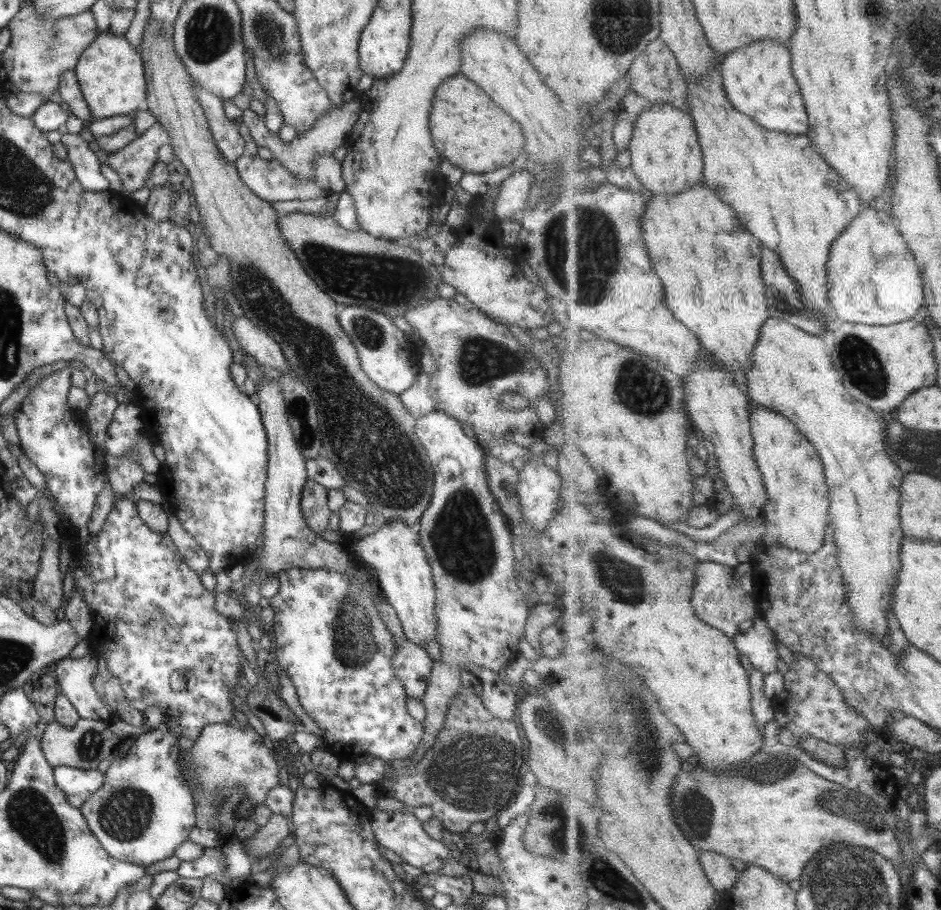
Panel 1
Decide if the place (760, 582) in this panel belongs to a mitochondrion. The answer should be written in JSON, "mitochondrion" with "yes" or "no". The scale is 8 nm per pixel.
{"mitochondrion":"no"}

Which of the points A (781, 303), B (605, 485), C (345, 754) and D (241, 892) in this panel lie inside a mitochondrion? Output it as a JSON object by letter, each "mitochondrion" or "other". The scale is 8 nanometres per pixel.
{"A":"mitochondrion","B":"other","C":"other","D":"other"}

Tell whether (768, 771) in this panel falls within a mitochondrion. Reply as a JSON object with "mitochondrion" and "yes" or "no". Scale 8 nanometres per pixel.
{"mitochondrion":"yes"}

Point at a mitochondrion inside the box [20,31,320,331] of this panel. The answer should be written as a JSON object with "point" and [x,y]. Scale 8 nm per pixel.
{"point":[49,46]}

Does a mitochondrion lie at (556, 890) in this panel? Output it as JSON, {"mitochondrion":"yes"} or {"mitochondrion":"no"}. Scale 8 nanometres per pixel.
{"mitochondrion":"no"}

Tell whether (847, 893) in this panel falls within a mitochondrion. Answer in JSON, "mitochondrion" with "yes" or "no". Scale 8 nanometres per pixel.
{"mitochondrion":"yes"}

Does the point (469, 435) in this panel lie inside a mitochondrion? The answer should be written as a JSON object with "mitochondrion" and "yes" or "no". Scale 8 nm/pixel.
{"mitochondrion":"no"}

